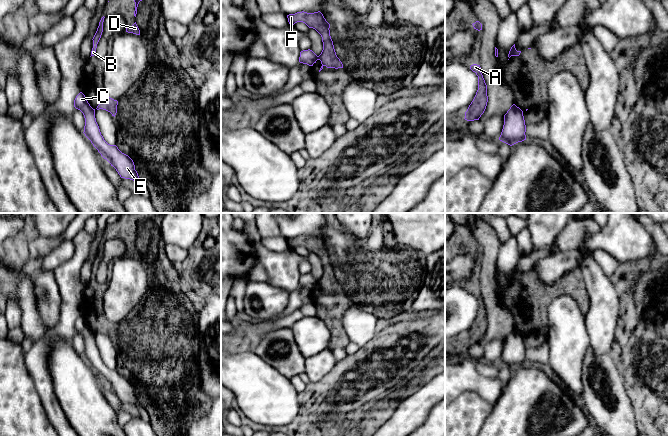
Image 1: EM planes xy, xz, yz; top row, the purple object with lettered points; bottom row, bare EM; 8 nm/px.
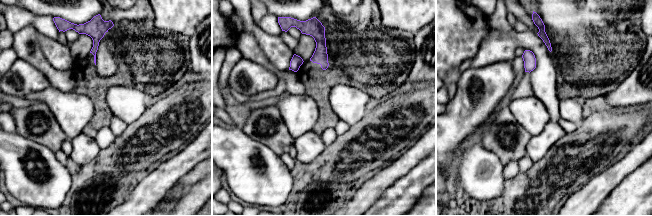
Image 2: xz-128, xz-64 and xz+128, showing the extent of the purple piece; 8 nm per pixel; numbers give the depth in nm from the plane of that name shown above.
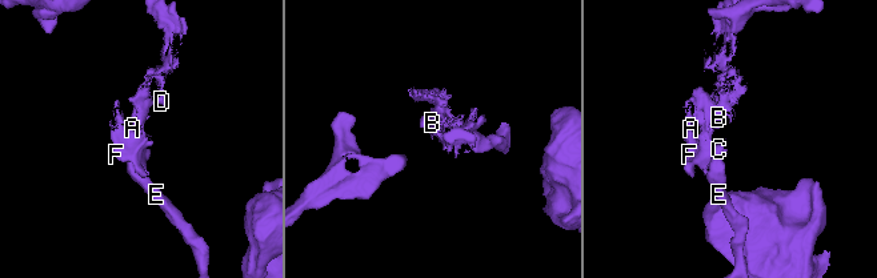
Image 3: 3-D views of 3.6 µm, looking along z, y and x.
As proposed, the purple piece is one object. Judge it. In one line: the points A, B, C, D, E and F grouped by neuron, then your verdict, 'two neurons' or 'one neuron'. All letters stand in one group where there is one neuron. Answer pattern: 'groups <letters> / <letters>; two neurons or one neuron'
groups A B D F / C E; two neurons

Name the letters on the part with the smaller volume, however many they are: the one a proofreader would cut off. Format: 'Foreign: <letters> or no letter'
Foreign: A, B, D, F

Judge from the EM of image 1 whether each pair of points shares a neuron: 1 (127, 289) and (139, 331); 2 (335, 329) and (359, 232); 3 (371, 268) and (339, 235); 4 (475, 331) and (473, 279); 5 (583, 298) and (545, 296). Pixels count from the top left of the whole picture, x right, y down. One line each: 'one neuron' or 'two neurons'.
1: two neurons
2: two neurons
3: one neuron
4: one neuron
5: one neuron

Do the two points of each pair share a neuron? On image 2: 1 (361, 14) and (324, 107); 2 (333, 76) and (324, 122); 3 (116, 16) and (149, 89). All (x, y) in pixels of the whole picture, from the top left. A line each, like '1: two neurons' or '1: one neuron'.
1: one neuron
2: one neuron
3: one neuron

